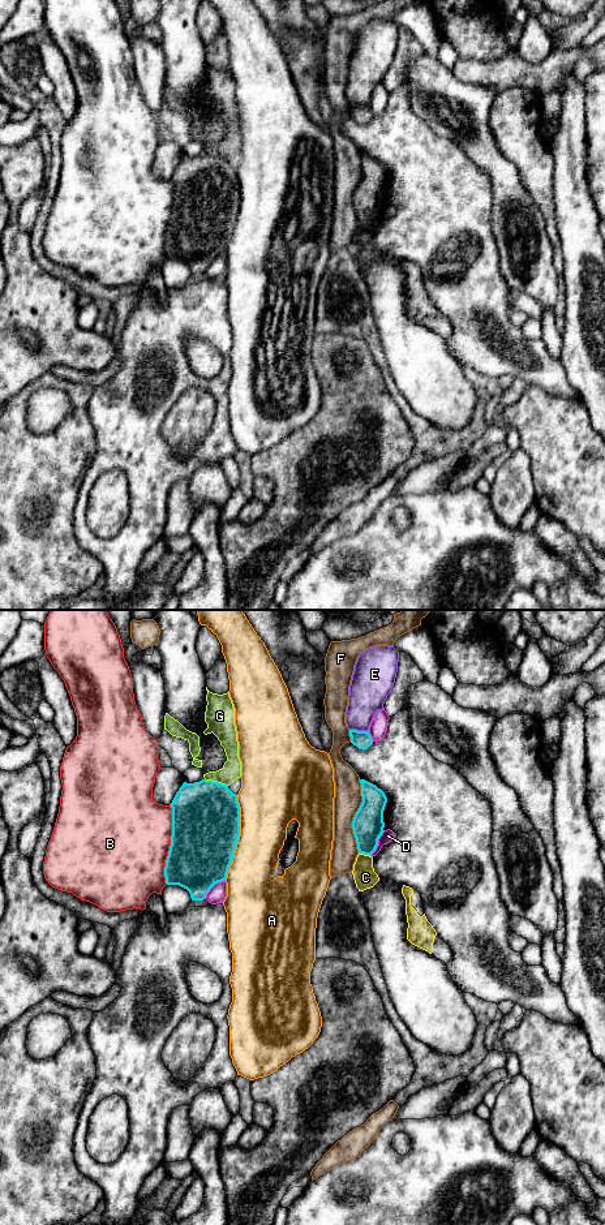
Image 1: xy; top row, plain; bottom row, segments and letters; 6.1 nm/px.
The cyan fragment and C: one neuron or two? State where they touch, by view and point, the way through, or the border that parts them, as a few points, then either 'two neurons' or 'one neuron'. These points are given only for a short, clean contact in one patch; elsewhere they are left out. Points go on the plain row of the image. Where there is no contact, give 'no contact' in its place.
xy (365, 228) | along xy (359, 227), (370, 231) | two neurons

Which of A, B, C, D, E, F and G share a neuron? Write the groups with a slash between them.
A / B / C G / D / E / F

